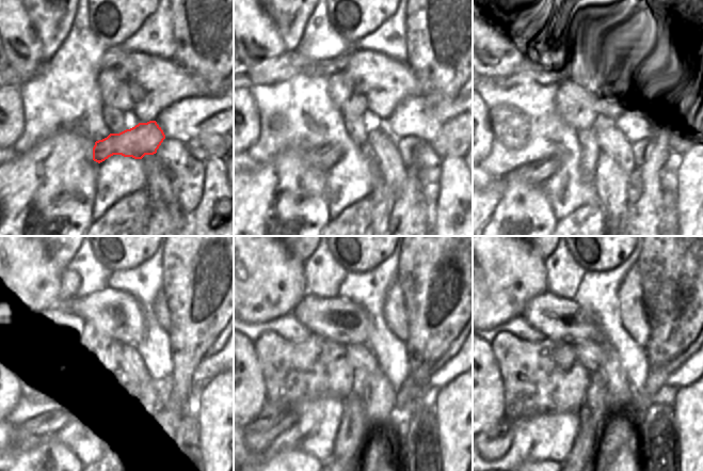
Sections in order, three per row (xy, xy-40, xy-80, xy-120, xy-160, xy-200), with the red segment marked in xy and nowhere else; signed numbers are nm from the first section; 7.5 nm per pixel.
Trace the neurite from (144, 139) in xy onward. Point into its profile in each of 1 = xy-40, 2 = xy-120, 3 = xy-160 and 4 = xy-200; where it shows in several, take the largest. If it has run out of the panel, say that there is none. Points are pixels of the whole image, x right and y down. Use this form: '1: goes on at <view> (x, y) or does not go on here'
1: goes on at xy-40 (323, 158)
2: goes on at xy-120 (27, 435)
3: goes on at xy-160 (259, 435)
4: goes on at xy-200 (494, 442)

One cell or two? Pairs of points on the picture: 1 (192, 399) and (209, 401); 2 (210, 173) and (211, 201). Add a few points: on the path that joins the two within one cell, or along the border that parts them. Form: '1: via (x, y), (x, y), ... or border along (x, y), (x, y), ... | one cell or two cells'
1: border along (203, 387), (197, 401) | two cells
2: via (211, 179), (211, 194) | one cell

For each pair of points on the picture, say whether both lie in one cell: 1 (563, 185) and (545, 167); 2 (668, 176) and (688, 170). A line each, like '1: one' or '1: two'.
1: two
2: two

